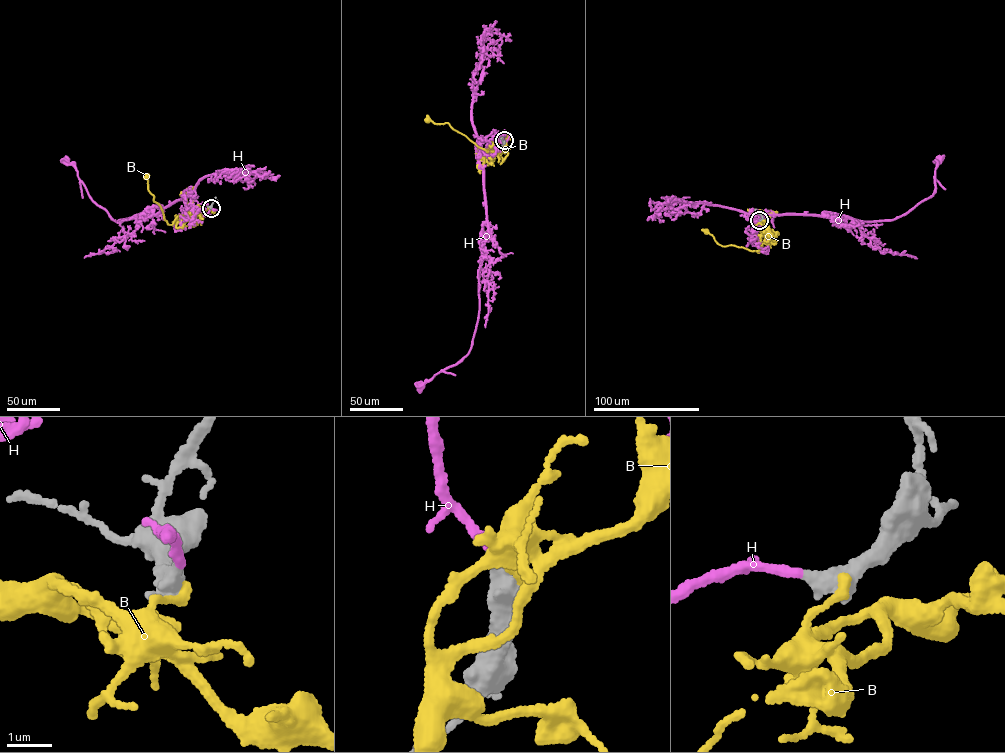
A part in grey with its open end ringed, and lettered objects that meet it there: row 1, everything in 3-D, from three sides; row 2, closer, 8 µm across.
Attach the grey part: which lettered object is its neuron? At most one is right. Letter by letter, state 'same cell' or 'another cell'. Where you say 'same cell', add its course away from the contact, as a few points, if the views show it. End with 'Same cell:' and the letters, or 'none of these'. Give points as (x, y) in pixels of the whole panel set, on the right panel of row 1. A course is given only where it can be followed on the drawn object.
B: another cell
H: same cell; it runs (759, 220), (752, 230), (763, 215), (893, 220), (932, 195), (939, 159)
Same cell: H

